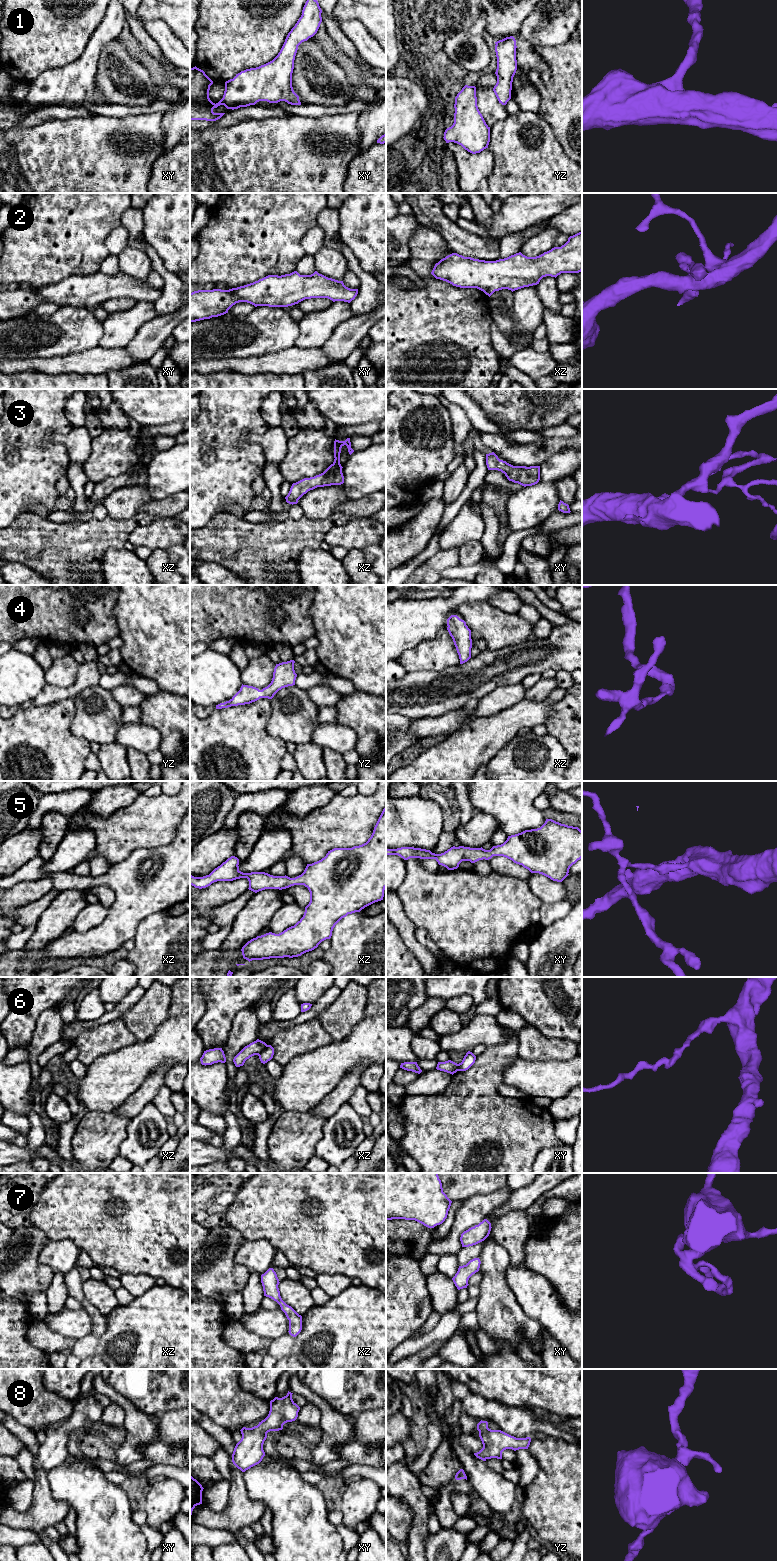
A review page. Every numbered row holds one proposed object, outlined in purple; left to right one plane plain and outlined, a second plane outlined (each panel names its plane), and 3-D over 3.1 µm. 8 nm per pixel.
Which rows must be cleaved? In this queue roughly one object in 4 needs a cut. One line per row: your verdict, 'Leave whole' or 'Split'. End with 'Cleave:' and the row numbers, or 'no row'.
1: Leave whole
2: Leave whole
3: Leave whole
4: Leave whole
5: Leave whole
6: Split
7: Leave whole
8: Leave whole
Cleave: 6

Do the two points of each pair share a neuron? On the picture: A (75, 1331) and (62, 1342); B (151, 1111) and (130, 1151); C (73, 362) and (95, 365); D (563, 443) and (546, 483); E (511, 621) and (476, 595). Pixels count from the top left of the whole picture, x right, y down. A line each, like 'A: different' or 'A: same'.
A: different
B: same
C: same
D: different
E: different

